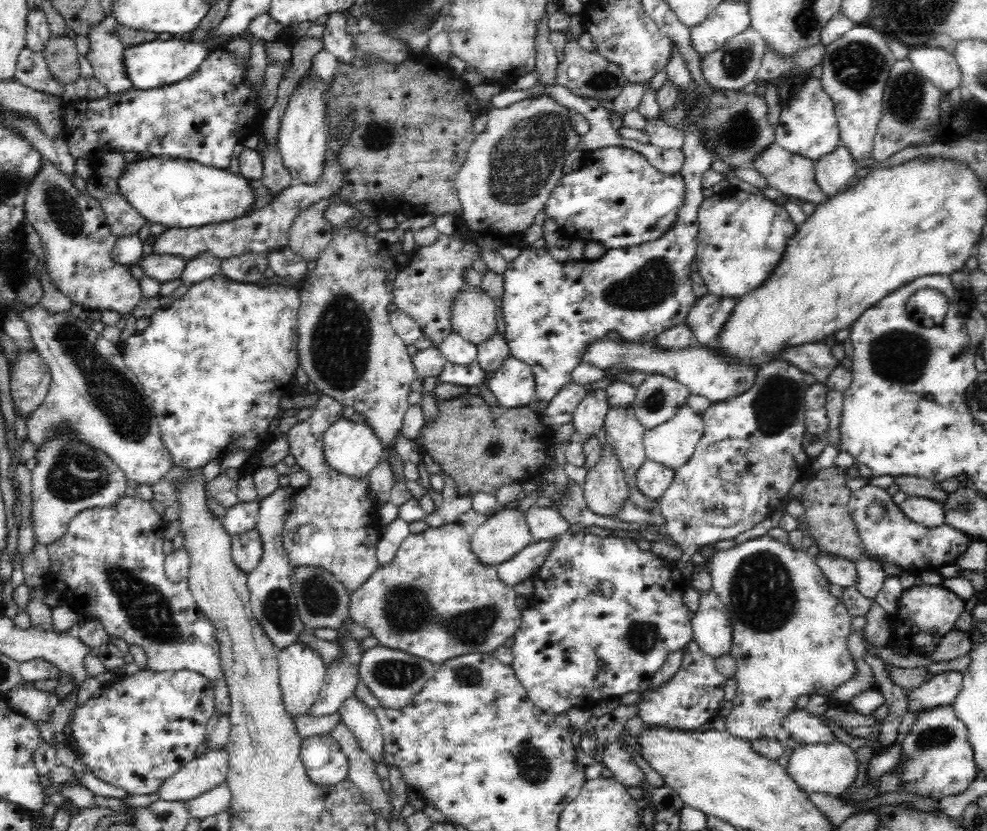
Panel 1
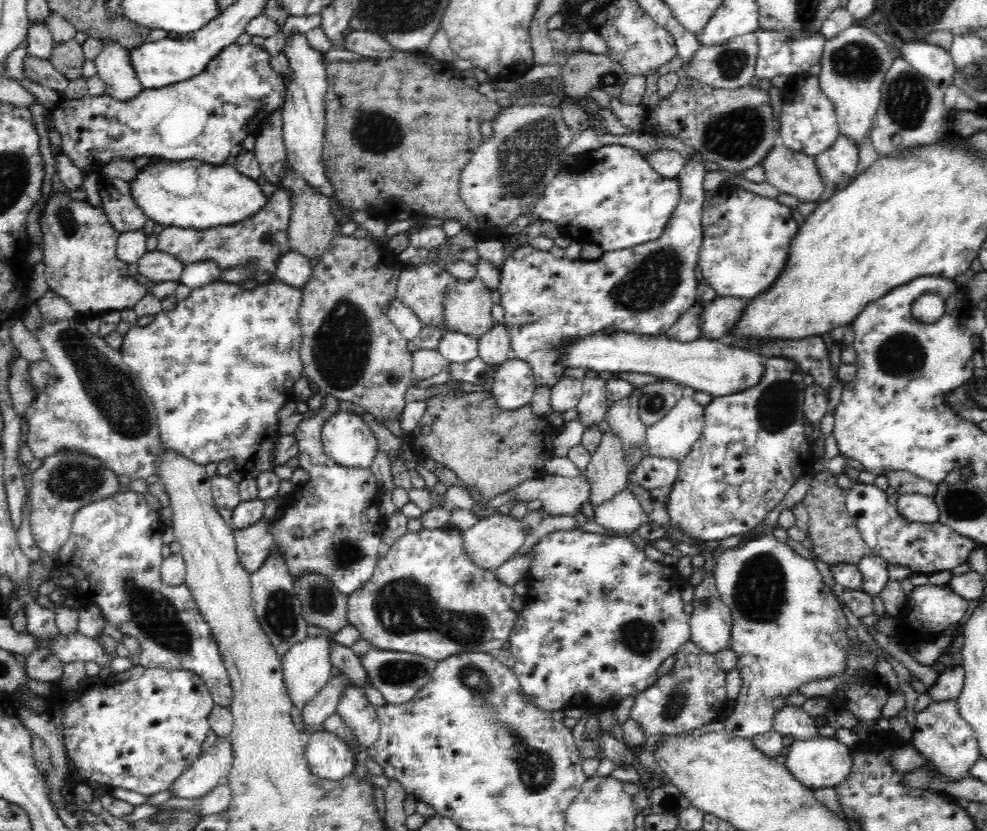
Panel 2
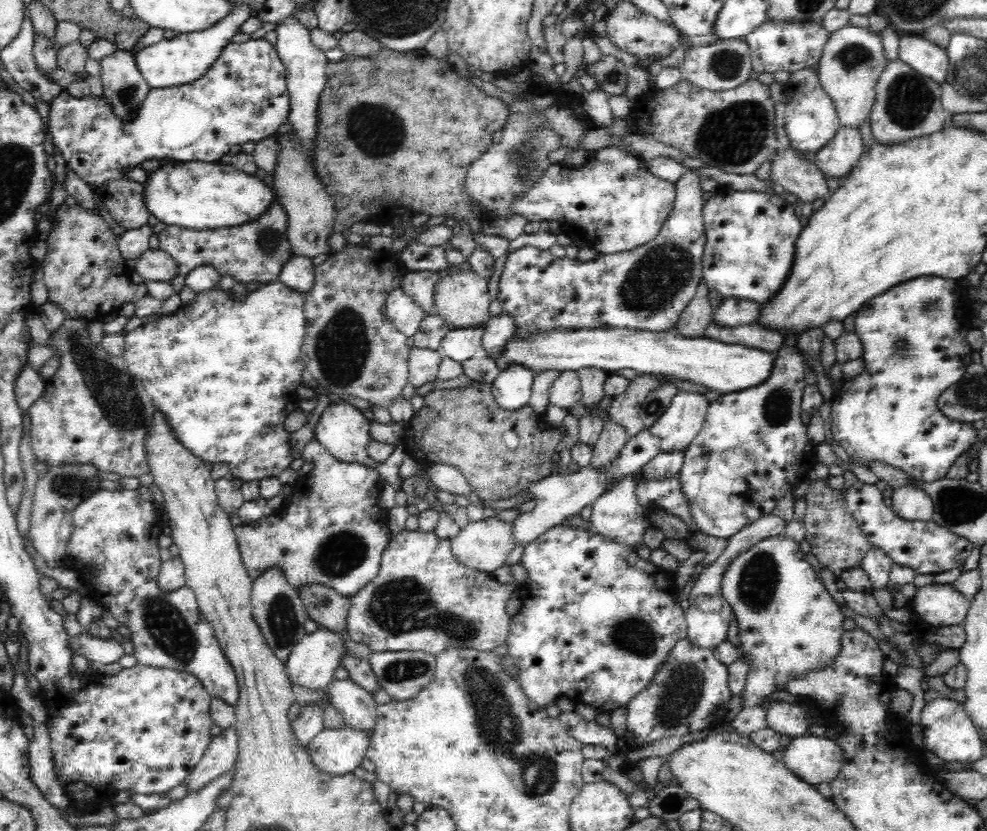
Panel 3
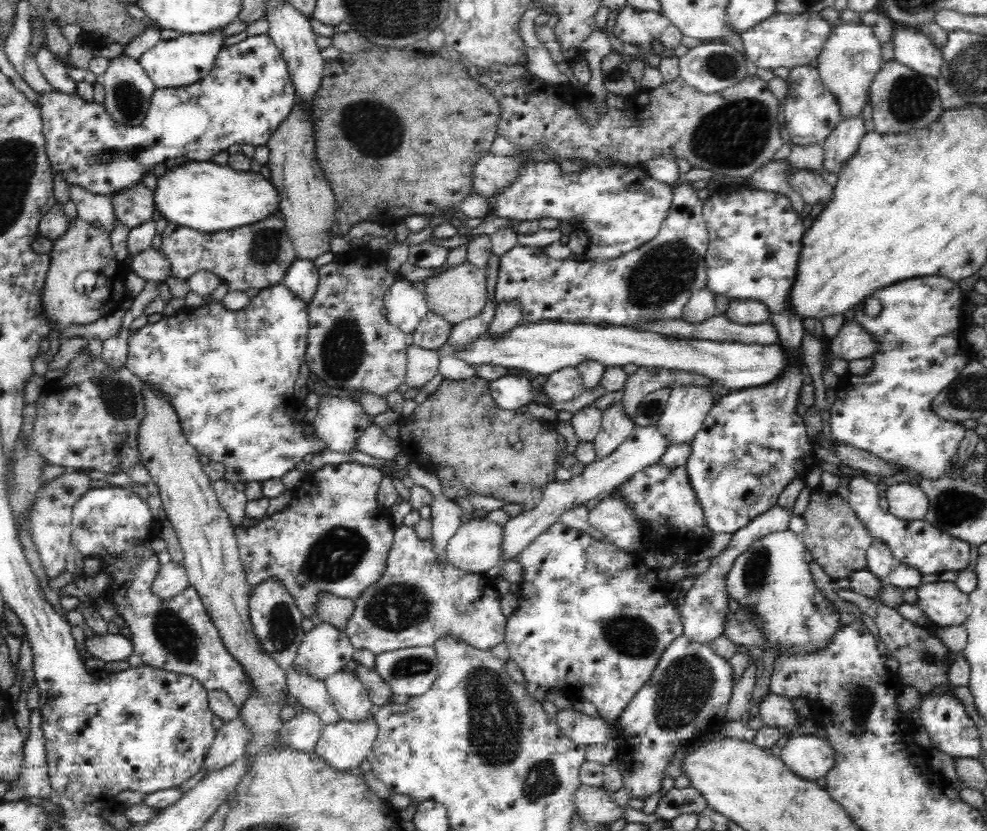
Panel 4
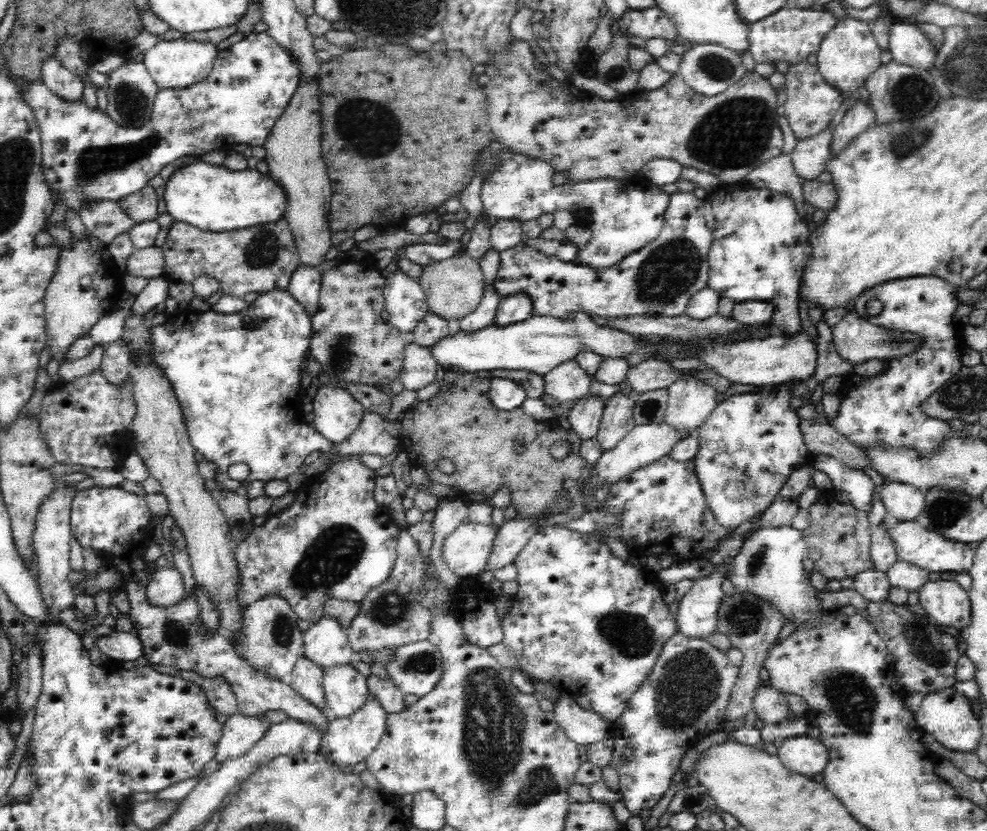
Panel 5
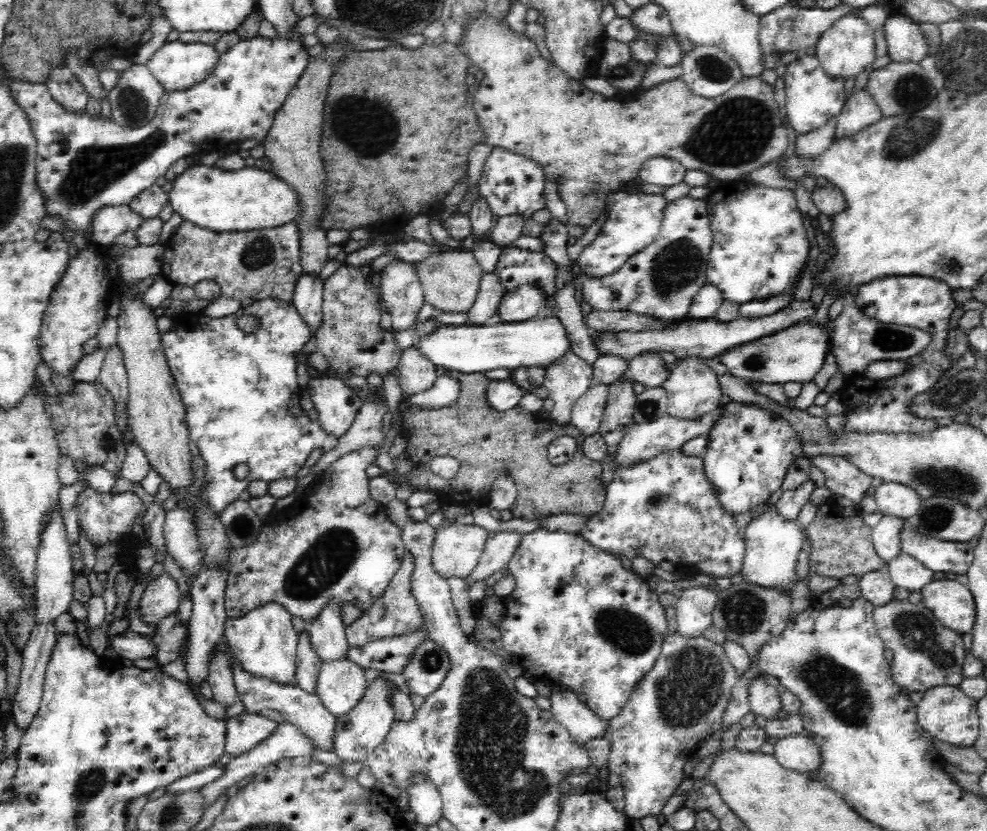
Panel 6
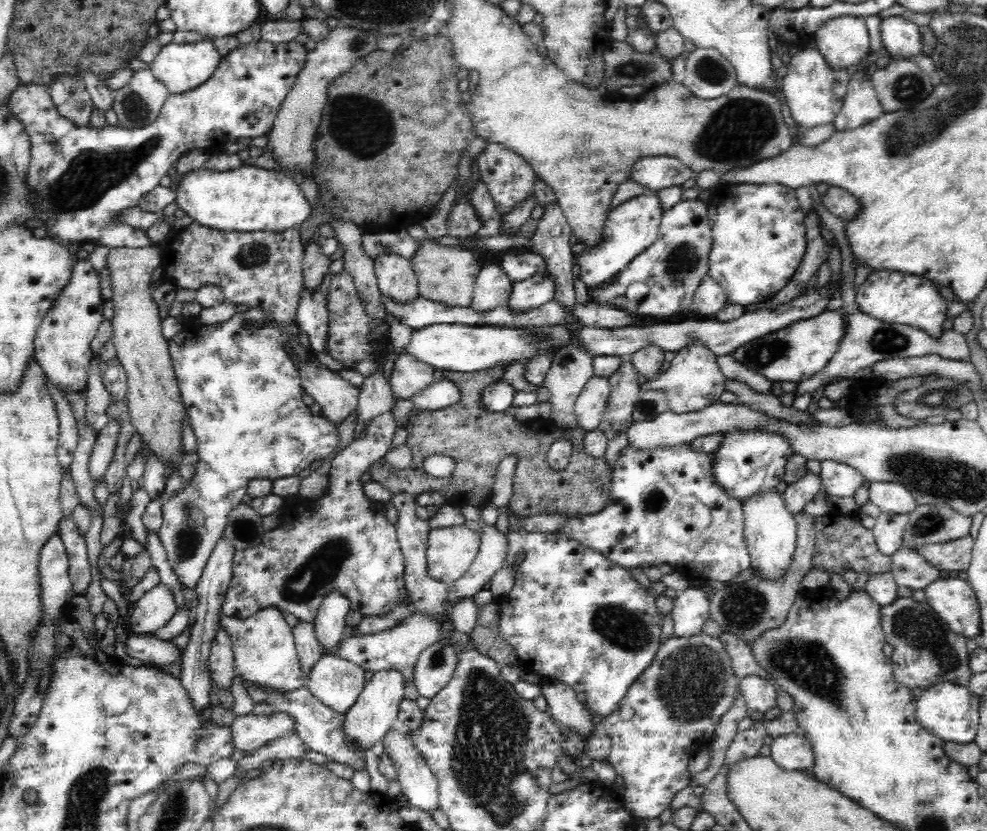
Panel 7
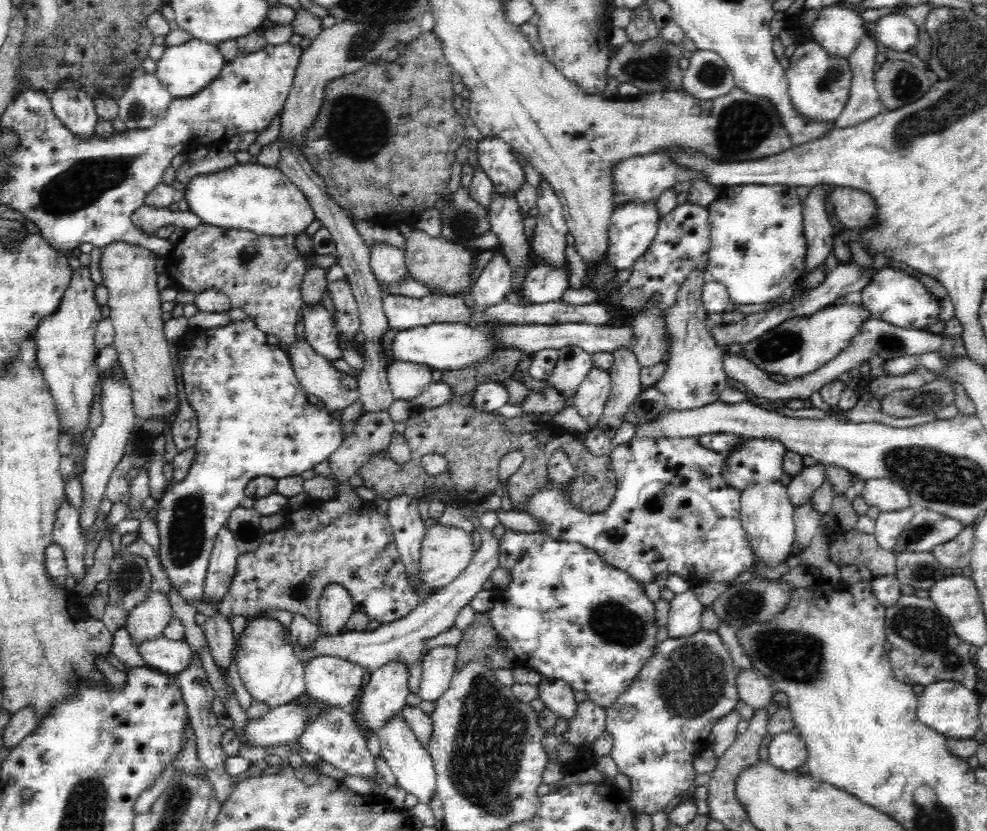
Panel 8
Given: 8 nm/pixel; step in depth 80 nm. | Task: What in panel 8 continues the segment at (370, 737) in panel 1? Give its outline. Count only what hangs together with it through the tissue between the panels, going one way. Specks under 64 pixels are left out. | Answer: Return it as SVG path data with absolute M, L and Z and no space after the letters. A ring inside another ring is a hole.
M317 656L305 664L305 690L318 701L330 707L348 711L355 696L362 690L365 671L337 656Z

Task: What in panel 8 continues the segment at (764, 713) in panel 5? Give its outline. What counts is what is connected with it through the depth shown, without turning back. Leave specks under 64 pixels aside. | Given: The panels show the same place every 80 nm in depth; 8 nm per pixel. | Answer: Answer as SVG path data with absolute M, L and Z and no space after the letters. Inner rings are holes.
M736 669L735 672L739 700L751 706L755 711L766 709L772 702L776 691L772 681L760 671Z

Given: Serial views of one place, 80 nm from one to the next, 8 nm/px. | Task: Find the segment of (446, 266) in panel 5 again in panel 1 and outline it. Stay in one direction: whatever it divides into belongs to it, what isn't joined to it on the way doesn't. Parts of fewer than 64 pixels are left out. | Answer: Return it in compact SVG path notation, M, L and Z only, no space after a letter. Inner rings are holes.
M463 288L451 307L453 332L478 346L496 334L496 308L485 291Z

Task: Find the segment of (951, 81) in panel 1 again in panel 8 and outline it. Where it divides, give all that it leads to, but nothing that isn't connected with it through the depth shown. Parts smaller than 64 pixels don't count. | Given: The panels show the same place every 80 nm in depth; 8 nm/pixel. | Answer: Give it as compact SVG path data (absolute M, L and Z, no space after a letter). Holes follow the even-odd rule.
M904 13L882 16L875 30L886 49L900 52L915 51L919 43L918 27Z

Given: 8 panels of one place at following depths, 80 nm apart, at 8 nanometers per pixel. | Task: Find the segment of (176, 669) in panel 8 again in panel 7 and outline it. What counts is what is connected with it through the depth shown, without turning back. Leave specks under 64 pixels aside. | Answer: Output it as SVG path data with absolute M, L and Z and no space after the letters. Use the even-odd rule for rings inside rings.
M128 631L128 636L124 640L124 647L130 657L143 663L152 662L162 667L180 658L180 650L174 644L154 636L136 634L131 631Z

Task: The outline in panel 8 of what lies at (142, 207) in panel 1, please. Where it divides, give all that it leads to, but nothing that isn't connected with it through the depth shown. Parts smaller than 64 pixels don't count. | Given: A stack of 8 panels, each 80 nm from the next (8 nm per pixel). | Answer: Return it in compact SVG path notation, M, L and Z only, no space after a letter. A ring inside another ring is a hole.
M238 163L215 173L196 174L183 187L188 210L207 225L282 237L302 233L315 220L305 194L278 166Z

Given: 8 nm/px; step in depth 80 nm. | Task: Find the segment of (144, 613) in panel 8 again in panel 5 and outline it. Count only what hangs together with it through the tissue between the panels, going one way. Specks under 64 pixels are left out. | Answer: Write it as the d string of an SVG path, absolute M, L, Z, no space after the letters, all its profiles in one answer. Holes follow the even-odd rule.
M166 565L152 574L146 587L147 599L154 606L172 606L185 596L183 574L174 566Z

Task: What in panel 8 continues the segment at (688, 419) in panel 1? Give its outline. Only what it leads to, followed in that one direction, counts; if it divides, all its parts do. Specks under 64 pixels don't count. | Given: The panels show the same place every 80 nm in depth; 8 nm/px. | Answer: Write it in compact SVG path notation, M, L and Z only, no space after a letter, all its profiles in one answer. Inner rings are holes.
M694 269L682 283L674 302L665 312L665 325L671 334L669 342L670 358L668 367L656 384L652 385L666 398L667 409L676 412L702 408L702 406L719 401L720 394L726 387L727 376L722 366L722 349L714 343L708 324L709 314L706 313L700 294L702 284L706 282L705 272Z

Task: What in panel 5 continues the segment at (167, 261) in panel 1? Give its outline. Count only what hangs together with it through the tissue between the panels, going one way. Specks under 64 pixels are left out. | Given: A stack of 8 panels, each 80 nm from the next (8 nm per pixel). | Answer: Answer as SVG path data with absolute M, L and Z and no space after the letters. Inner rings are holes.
M152 245L143 249L133 249L128 258L128 272L132 276L144 276L148 280L165 276L165 256L161 247Z

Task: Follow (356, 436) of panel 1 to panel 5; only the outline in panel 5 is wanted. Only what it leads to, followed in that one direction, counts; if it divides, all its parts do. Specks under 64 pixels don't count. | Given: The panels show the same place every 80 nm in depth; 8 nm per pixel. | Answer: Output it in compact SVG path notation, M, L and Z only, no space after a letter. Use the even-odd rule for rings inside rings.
M325 386L318 390L314 398L314 429L326 440L333 442L334 448L350 438L362 424L365 409L348 394L345 389Z

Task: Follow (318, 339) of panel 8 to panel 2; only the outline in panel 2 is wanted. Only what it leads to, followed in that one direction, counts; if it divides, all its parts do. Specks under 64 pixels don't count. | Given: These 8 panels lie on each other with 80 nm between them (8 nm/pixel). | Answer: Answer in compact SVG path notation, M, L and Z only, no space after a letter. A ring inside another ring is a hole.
M288 251L278 258L277 266L274 266L274 278L284 284L296 288L302 288L308 282L312 267L310 259L296 251Z

